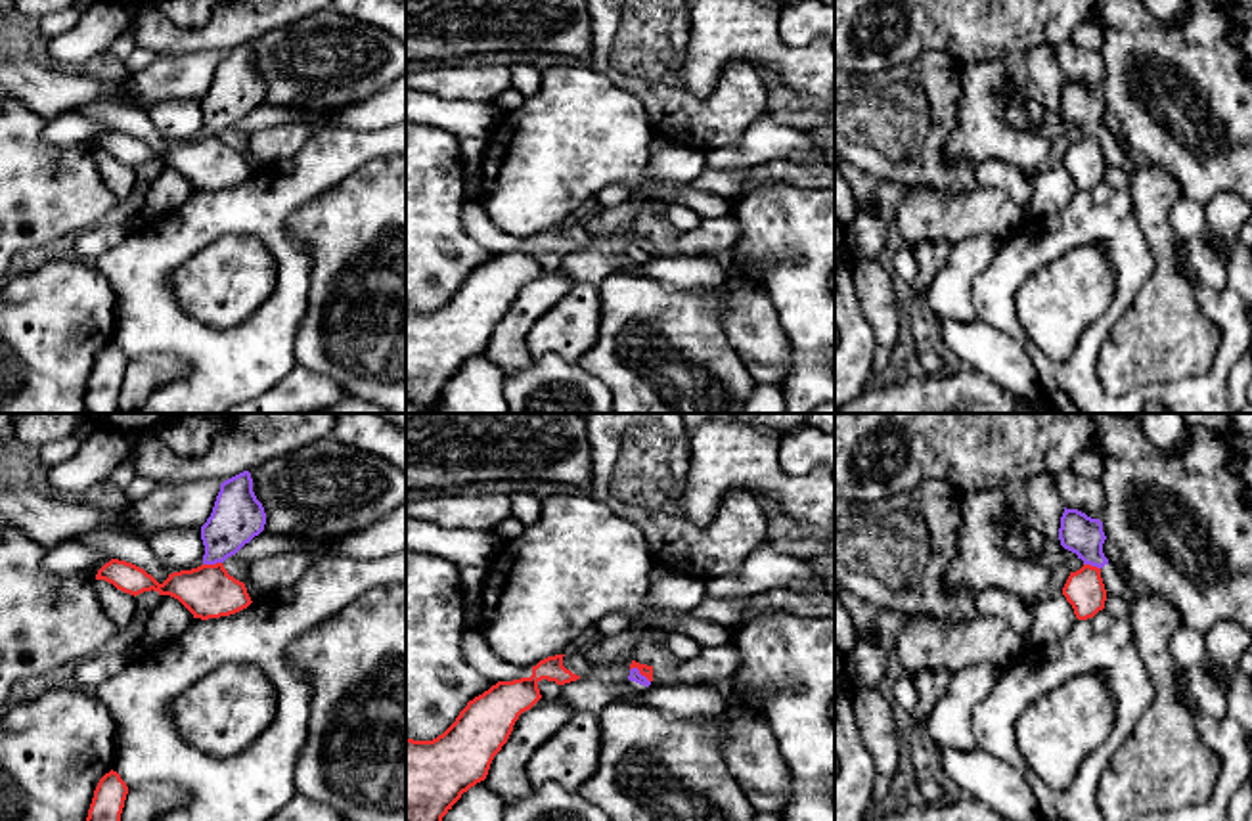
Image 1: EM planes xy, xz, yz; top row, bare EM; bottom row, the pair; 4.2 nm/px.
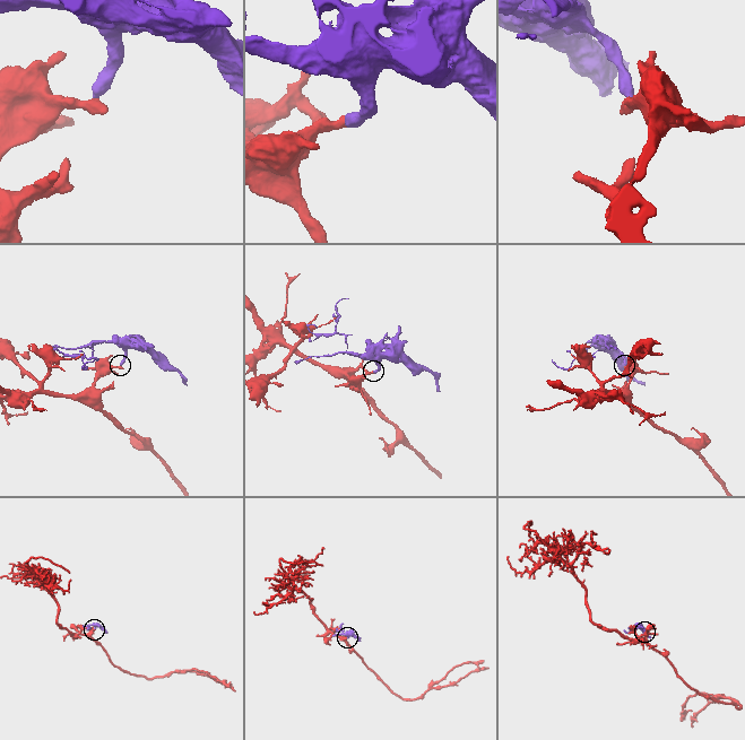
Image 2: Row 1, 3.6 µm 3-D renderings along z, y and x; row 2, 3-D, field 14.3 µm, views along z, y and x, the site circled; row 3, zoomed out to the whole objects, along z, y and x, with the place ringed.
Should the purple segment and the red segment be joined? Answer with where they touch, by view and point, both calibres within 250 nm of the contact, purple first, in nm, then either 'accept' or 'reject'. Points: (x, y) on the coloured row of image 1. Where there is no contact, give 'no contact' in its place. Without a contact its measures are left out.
contact xz (638, 672); calibres 50 and 50 nm; reject

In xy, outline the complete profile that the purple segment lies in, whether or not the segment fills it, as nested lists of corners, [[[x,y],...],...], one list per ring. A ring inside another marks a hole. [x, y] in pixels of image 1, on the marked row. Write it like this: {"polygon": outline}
{"polygon": [[[243,471],[220,484],[214,507],[201,526],[203,565],[224,563],[264,530],[266,513]]]}

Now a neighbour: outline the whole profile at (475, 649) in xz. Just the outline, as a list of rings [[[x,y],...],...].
[[[465,628],[461,635],[463,656],[486,677],[513,681],[532,676],[532,666],[515,666],[500,658],[484,641],[479,628]]]

